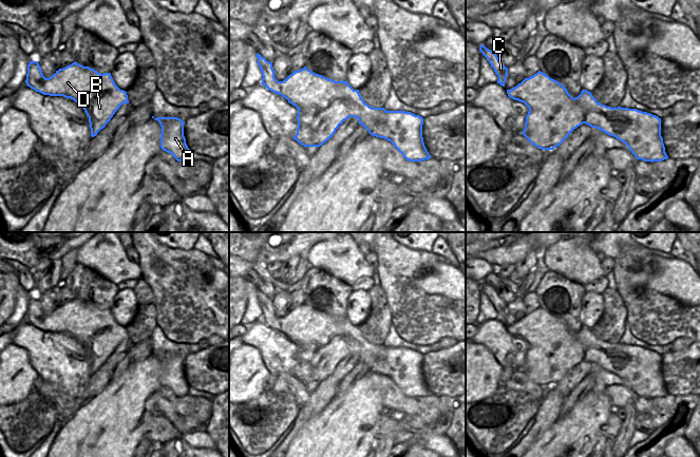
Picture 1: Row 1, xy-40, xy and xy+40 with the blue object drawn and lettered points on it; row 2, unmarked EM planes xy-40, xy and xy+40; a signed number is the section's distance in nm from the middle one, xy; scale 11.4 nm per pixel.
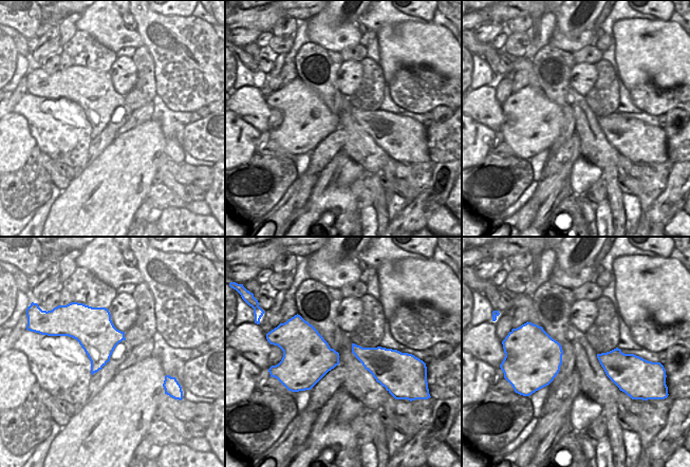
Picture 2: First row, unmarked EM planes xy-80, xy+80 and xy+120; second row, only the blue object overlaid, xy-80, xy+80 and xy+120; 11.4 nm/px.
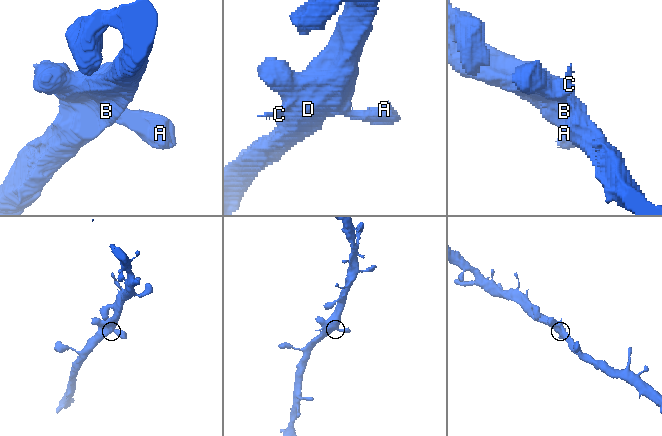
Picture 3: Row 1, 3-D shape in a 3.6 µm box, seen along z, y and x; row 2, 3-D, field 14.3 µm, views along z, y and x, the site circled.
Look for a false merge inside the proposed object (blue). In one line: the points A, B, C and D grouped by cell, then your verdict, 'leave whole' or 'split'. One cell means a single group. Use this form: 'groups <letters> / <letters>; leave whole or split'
groups A B C D; leave whole

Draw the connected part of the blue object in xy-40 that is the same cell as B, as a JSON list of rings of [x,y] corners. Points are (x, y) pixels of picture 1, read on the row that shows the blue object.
[[[30,61],[25,82],[43,95],[63,96],[77,102],[89,117],[92,137],[106,127],[121,104],[129,103],[127,92],[115,84],[111,73],[100,74],[76,61],[50,78],[43,76],[38,61]]]

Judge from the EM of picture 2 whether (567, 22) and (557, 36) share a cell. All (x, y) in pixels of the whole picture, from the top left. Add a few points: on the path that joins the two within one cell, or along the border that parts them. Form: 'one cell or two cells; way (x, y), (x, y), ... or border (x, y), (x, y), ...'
two cells; border (556, 26), (570, 35), (578, 35), (586, 31)

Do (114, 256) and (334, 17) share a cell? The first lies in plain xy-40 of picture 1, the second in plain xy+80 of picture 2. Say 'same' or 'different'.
different

